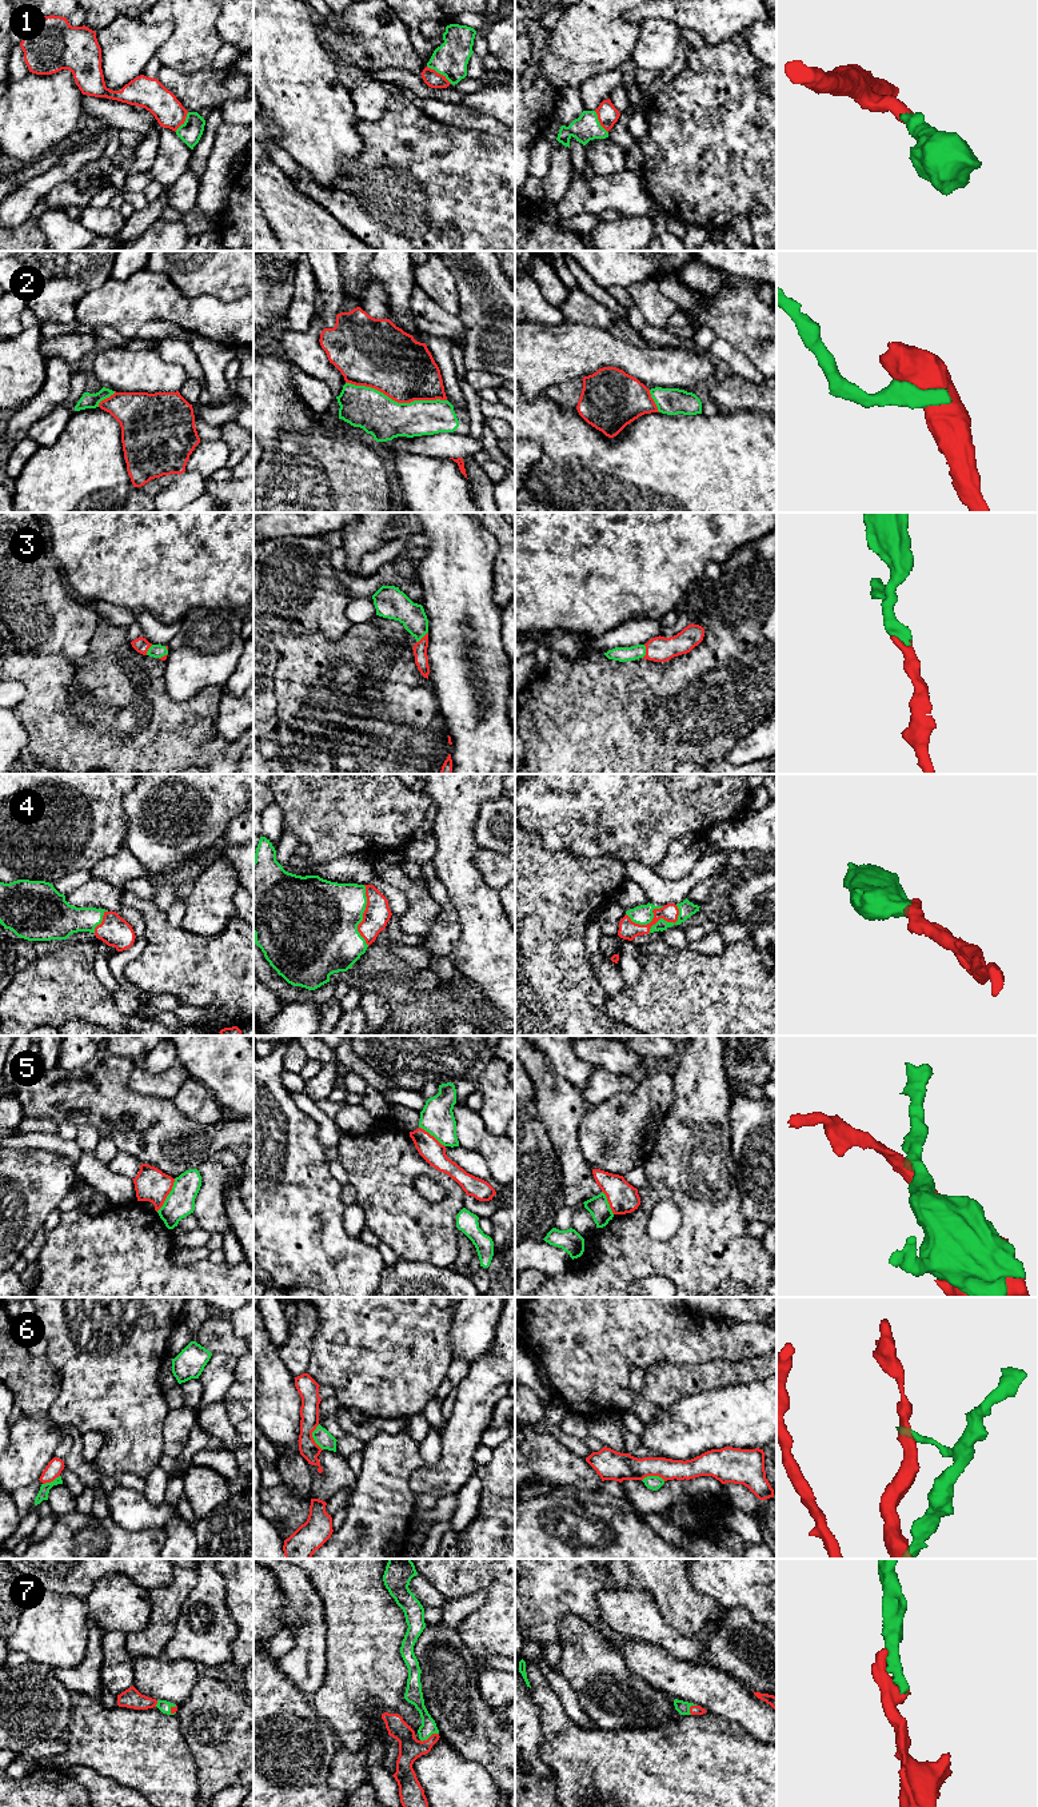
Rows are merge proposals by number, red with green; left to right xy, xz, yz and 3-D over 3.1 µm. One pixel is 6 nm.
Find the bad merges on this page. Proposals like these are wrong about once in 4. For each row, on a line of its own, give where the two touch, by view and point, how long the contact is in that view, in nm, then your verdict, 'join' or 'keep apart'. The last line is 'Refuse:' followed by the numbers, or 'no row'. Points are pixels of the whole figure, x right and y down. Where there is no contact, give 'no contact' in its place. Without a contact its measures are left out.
1: meets red in xz at (439, 74); contact 190 nm long; join
2: meets red in xz at (396, 401); contact 600 nm long; keep apart
3: meets red in yz at (646, 651); contact 80 nm long; join
4: meets red in xz at (363, 916); contact 360 nm long; join
5: meets red in xy at (168, 1193); contact 240 nm long; keep apart
6: meets red in xz at (312, 1437); contact 160 nm long; keep apart
7: meets red in xz at (430, 1736); contact 120 nm long; join
Refuse: 2, 5, 6

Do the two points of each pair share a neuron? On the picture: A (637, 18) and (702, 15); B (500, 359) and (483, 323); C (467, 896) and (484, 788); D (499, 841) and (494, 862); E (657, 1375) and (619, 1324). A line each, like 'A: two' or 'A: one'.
A: one
B: one
C: one
D: two
E: two

